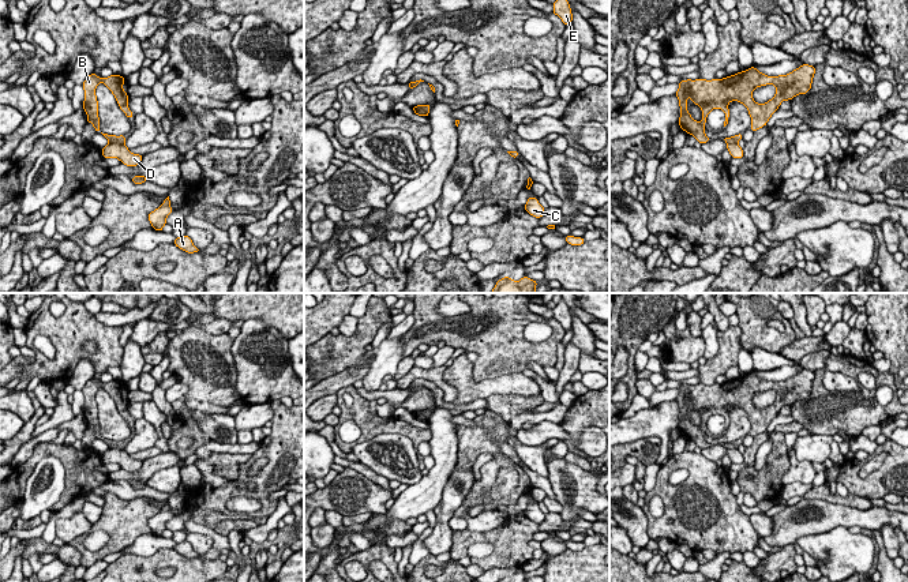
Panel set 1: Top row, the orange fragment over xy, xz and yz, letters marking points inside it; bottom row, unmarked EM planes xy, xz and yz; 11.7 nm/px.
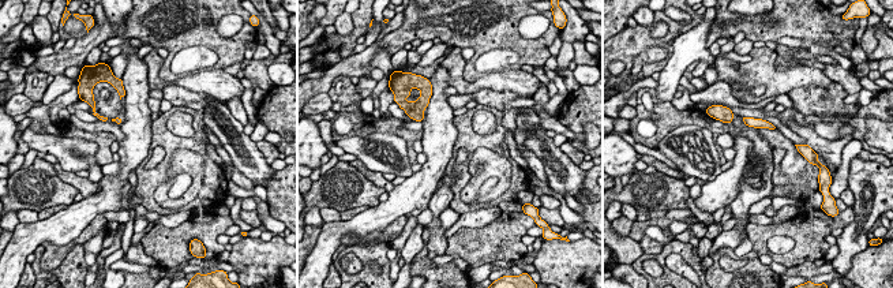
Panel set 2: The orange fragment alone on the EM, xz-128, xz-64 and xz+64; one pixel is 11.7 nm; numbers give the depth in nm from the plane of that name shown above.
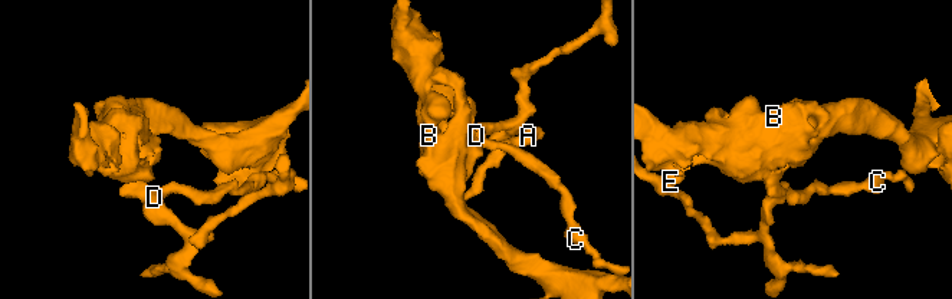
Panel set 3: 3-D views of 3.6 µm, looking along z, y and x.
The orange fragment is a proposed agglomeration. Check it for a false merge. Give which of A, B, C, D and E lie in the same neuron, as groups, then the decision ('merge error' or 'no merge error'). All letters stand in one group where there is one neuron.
A C D E / B; merge error

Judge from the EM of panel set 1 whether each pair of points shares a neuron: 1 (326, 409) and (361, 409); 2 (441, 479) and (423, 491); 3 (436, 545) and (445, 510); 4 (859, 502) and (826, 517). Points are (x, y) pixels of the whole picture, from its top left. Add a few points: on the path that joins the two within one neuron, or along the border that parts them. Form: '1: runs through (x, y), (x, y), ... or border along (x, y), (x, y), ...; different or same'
1: border along (336, 394), (337, 405); different
2: runs through (436, 480), (427, 489); same
3: runs through (442, 537), (442, 518); same
4: border along (817, 499), (858, 509), (870, 509), (873, 506); different

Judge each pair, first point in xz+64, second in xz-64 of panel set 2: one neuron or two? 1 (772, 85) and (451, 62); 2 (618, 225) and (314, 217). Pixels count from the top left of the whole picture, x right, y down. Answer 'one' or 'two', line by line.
1: one
2: two

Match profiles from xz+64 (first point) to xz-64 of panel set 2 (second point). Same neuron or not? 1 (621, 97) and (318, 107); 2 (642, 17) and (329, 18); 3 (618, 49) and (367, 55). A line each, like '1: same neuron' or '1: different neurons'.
1: same neuron
2: different neurons
3: different neurons

